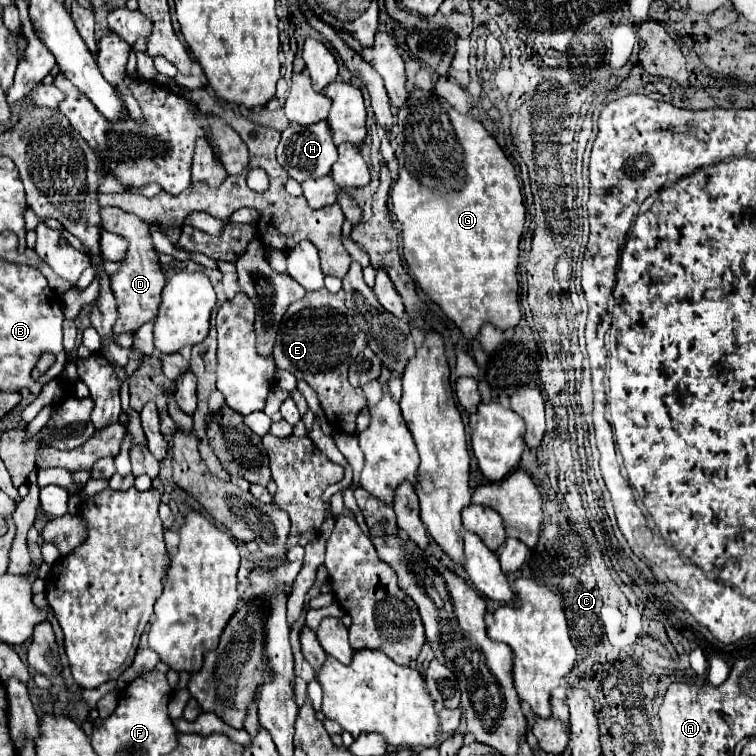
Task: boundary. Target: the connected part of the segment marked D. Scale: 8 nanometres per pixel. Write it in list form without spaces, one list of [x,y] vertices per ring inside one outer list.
[[[105,207],[101,209],[101,227],[105,231],[117,233],[129,239],[127,257],[121,261],[121,269],[111,277],[111,289],[117,299],[117,311],[119,311],[119,319],[113,327],[113,333],[115,335],[135,333],[141,325],[145,325],[147,321],[153,321],[159,313],[161,291],[165,285],[163,267],[157,263],[157,253],[153,249],[151,235],[149,235],[149,225],[143,223],[139,217],[125,213],[119,207]]]

